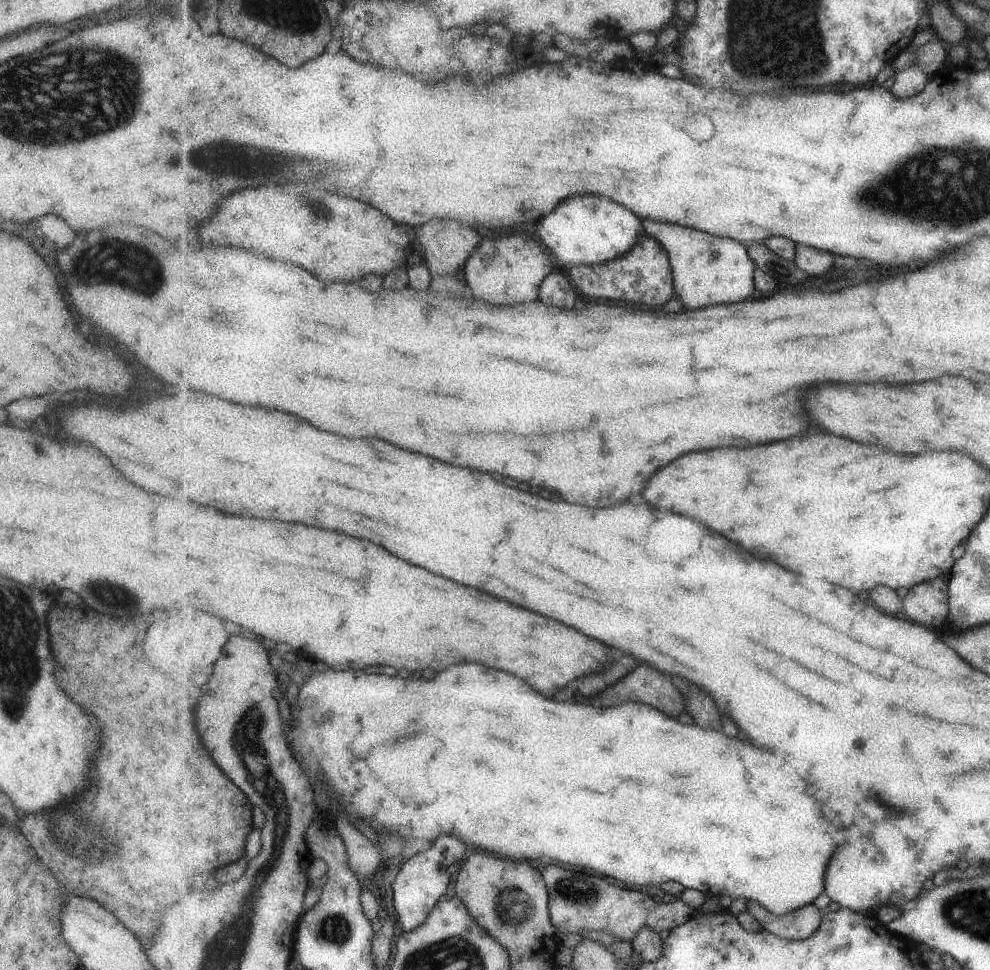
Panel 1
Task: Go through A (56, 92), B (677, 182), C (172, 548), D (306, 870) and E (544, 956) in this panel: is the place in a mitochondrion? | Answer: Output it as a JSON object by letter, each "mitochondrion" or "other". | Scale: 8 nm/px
{"A":"mitochondrion","B":"mitochondrion","C":"other","D":"other","E":"other"}

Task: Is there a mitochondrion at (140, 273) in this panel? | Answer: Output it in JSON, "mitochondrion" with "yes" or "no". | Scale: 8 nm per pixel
{"mitochondrion":"yes"}

